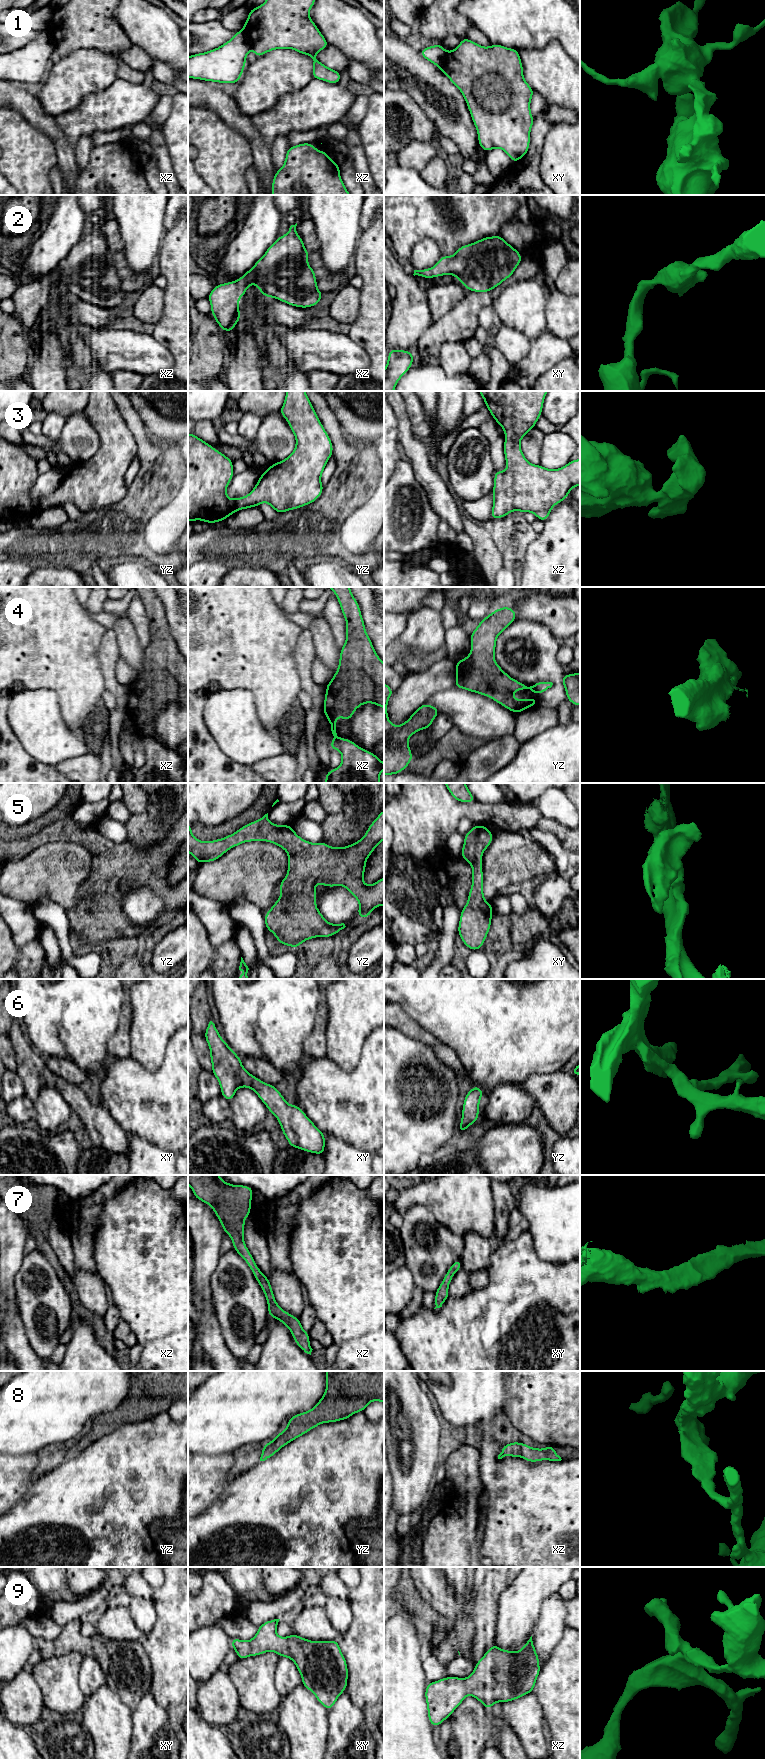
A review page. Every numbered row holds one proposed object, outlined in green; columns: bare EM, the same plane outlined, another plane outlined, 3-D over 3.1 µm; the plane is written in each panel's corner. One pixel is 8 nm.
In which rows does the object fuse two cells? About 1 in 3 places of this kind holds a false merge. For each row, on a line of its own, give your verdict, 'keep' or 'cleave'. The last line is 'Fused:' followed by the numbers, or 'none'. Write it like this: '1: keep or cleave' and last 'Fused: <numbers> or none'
1: cleave
2: keep
3: keep
4: cleave
5: keep
6: keep
7: keep
8: keep
9: keep
Fused: 1, 4

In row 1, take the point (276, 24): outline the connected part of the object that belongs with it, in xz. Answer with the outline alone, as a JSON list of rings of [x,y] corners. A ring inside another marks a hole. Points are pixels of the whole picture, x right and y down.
[[[266,0],[260,6],[250,9],[242,31],[247,35],[251,49],[257,58],[275,49],[293,49],[313,59],[313,79],[338,84],[341,72],[328,68],[317,60],[315,54],[329,46],[316,24],[309,16],[309,11],[316,0]]]

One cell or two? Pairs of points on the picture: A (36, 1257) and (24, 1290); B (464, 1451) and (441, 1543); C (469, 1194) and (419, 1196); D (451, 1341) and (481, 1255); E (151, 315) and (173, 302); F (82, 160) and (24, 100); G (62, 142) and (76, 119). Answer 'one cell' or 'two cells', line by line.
A: one cell
B: one cell
C: one cell
D: two cells
E: two cells
F: two cells
G: two cells

